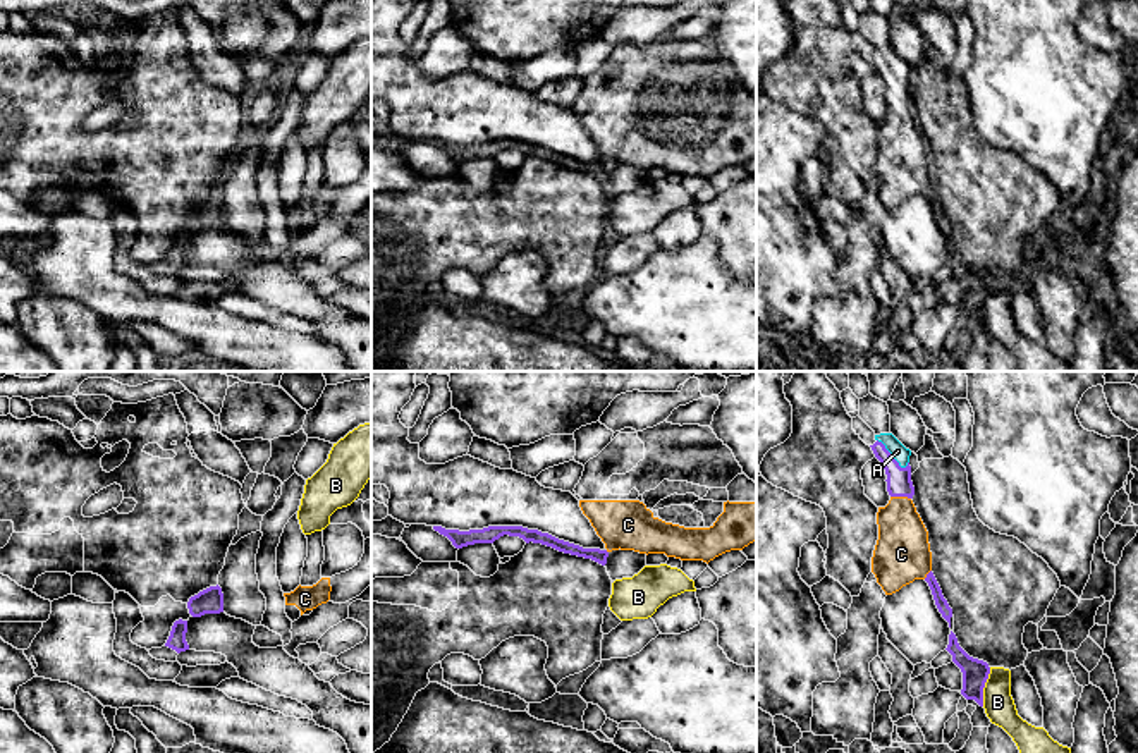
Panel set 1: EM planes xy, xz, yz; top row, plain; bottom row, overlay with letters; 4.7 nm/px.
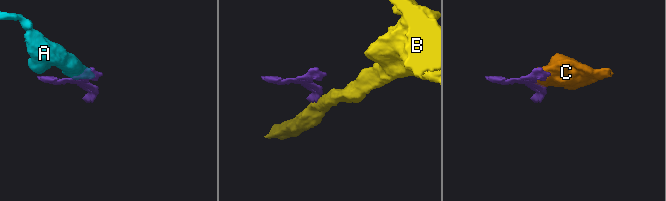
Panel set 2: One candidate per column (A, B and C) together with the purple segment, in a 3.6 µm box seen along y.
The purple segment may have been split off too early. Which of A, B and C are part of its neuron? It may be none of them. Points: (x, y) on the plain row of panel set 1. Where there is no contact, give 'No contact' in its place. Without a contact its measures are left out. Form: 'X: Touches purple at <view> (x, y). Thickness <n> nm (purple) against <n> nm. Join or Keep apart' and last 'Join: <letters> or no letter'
A: Touches purple at yz (891, 71). Thickness 120 nm (purple) against 80 nm. Join
B: Touches purple at yz (984, 301). Thickness 130 nm (purple) against 140 nm. Keep apart
C: Touches purple at yz (901, 110). Thickness 120 nm (purple) against 240 nm. Join
Join: A, C

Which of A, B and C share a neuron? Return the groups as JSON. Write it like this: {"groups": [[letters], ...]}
{"groups": [["A", "C"], ["B"]]}

